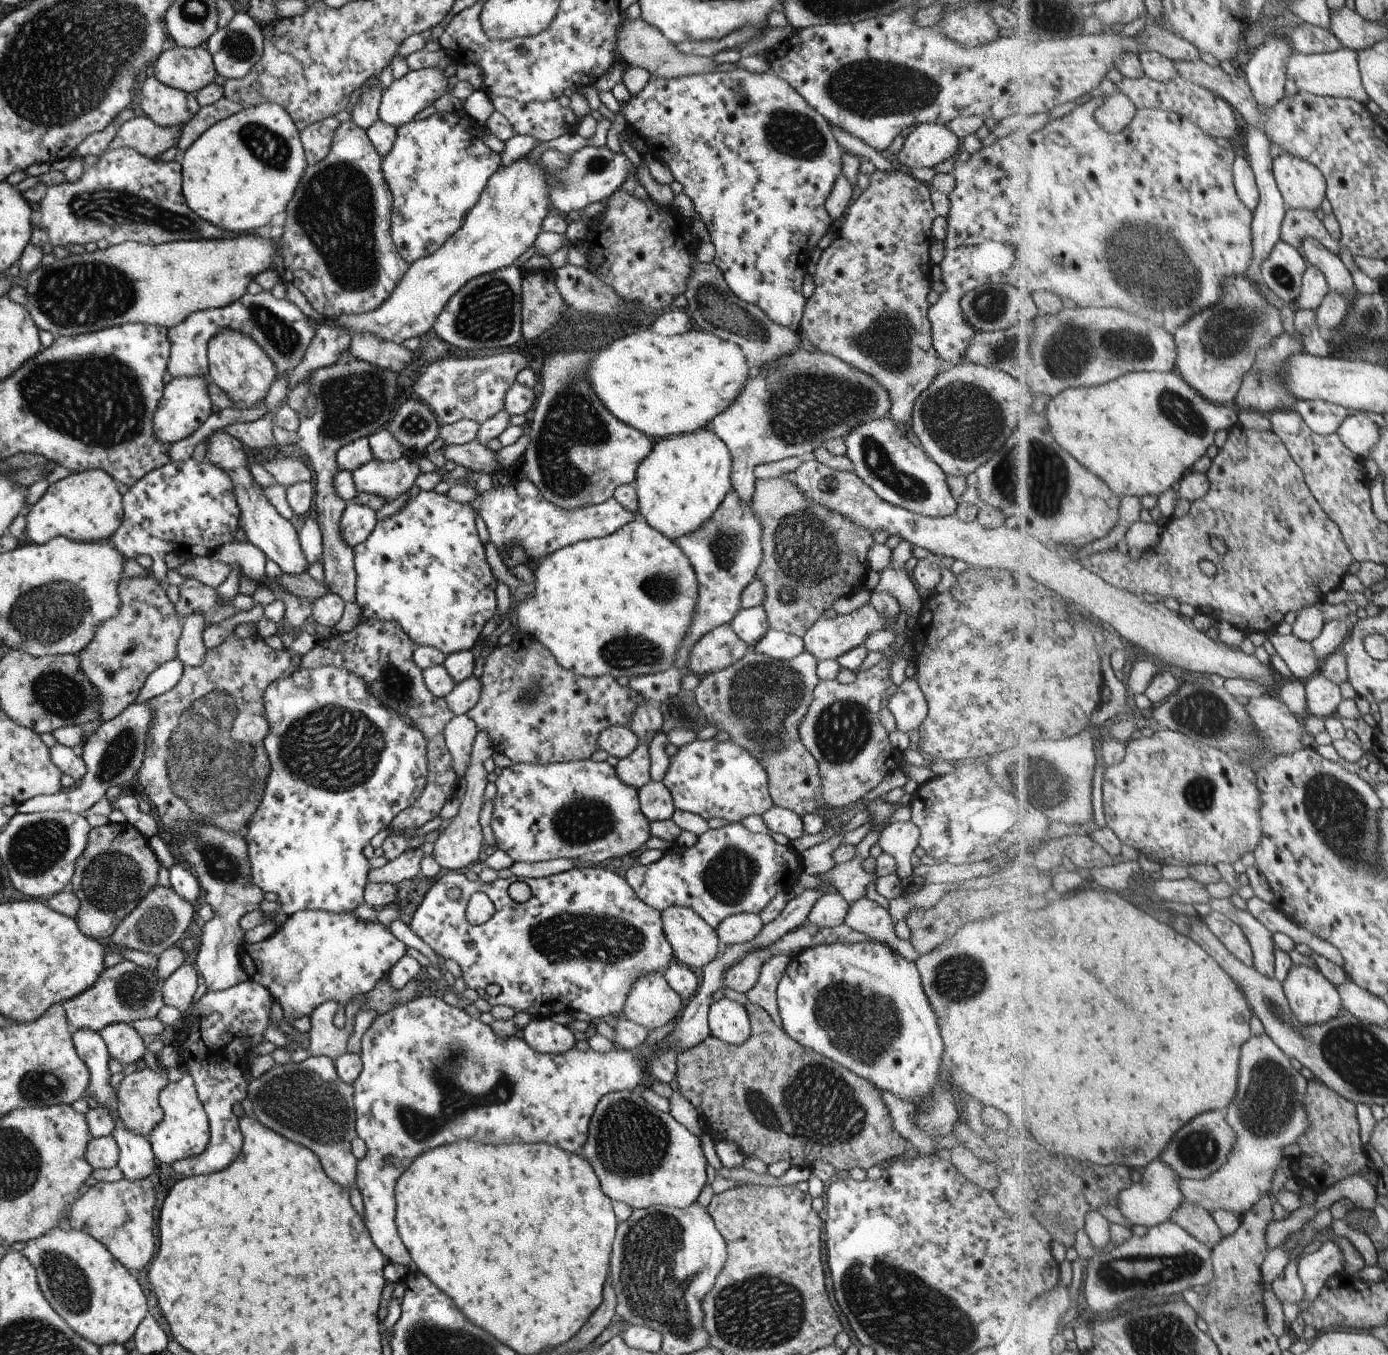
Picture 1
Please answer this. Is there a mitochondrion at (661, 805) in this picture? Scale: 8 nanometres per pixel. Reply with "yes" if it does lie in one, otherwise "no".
no

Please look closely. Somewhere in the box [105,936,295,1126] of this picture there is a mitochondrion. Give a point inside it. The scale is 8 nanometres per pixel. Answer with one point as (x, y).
(135, 989)

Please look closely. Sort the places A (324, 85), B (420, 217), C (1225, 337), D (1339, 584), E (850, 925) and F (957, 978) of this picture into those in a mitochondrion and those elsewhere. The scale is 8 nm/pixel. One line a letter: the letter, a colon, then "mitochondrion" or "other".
A: other
B: other
C: mitochondrion
D: other
E: other
F: mitochondrion

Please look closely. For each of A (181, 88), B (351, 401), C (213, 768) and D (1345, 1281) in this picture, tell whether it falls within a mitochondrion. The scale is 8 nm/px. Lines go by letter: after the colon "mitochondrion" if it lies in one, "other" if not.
A: other
B: mitochondrion
C: mitochondrion
D: other

